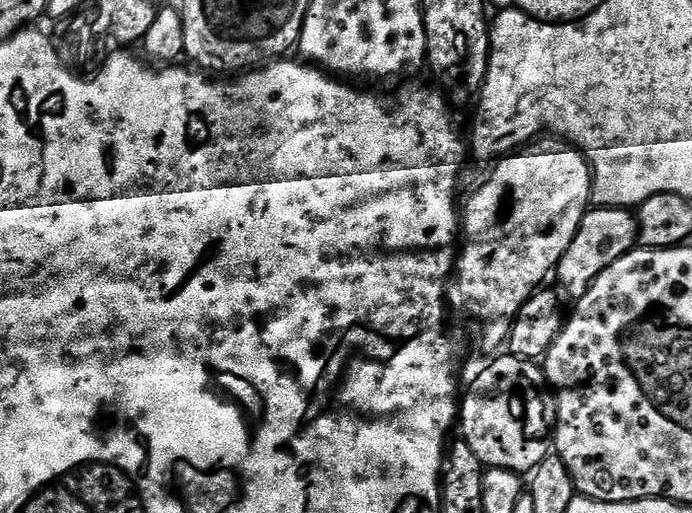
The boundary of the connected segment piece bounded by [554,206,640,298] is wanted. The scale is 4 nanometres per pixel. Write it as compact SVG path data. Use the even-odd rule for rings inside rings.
M593 207L584 215L578 226L578 234L574 234L574 242L570 242L570 250L562 254L560 265L556 267L555 279L560 279L564 292L571 298L586 294L589 284L606 266L614 266L618 258L637 247L640 225L637 217L626 208Z

